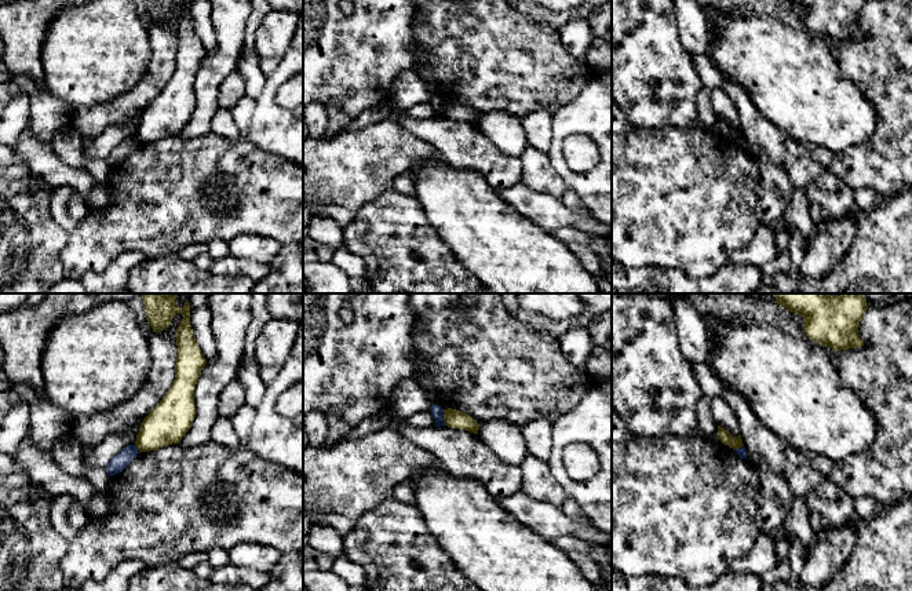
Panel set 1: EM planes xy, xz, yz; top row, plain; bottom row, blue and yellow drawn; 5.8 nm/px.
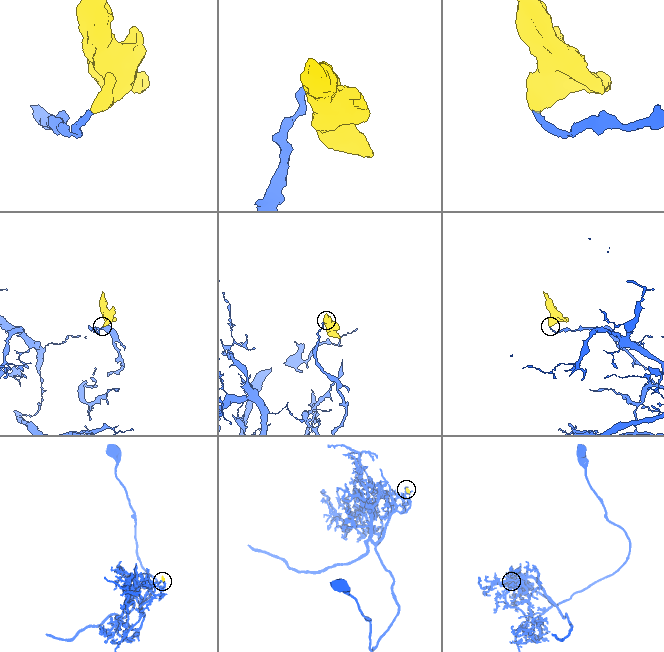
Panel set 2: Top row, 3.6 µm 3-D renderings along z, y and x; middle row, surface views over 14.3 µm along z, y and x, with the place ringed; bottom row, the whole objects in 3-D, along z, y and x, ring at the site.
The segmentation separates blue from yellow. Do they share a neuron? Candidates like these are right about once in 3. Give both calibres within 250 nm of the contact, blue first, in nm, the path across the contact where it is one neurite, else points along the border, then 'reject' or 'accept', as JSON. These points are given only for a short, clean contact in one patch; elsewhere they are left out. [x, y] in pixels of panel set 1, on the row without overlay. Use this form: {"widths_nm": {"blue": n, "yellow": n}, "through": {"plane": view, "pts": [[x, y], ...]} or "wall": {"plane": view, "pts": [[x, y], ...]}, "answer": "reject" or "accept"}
{"widths_nm": {"blue": 70, "yellow": 110}, "wall": {"plane": "xz", "pts": [[442, 101], [445, 116]]}, "answer": "reject"}

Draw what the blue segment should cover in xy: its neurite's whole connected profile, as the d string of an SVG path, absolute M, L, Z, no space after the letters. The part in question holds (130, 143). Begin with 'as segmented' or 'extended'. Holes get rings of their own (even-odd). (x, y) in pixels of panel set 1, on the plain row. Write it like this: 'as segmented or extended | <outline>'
as segmented | M127 136L107 154L107 165L113 168L121 164L139 145L136 136Z

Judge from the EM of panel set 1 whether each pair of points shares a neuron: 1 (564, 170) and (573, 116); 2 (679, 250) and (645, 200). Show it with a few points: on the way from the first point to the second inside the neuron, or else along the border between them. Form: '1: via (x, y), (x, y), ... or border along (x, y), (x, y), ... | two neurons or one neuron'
1: via (557, 156), (557, 141), (561, 130) | one neuron
2: via (674, 237), (674, 229), (657, 212) | one neuron

